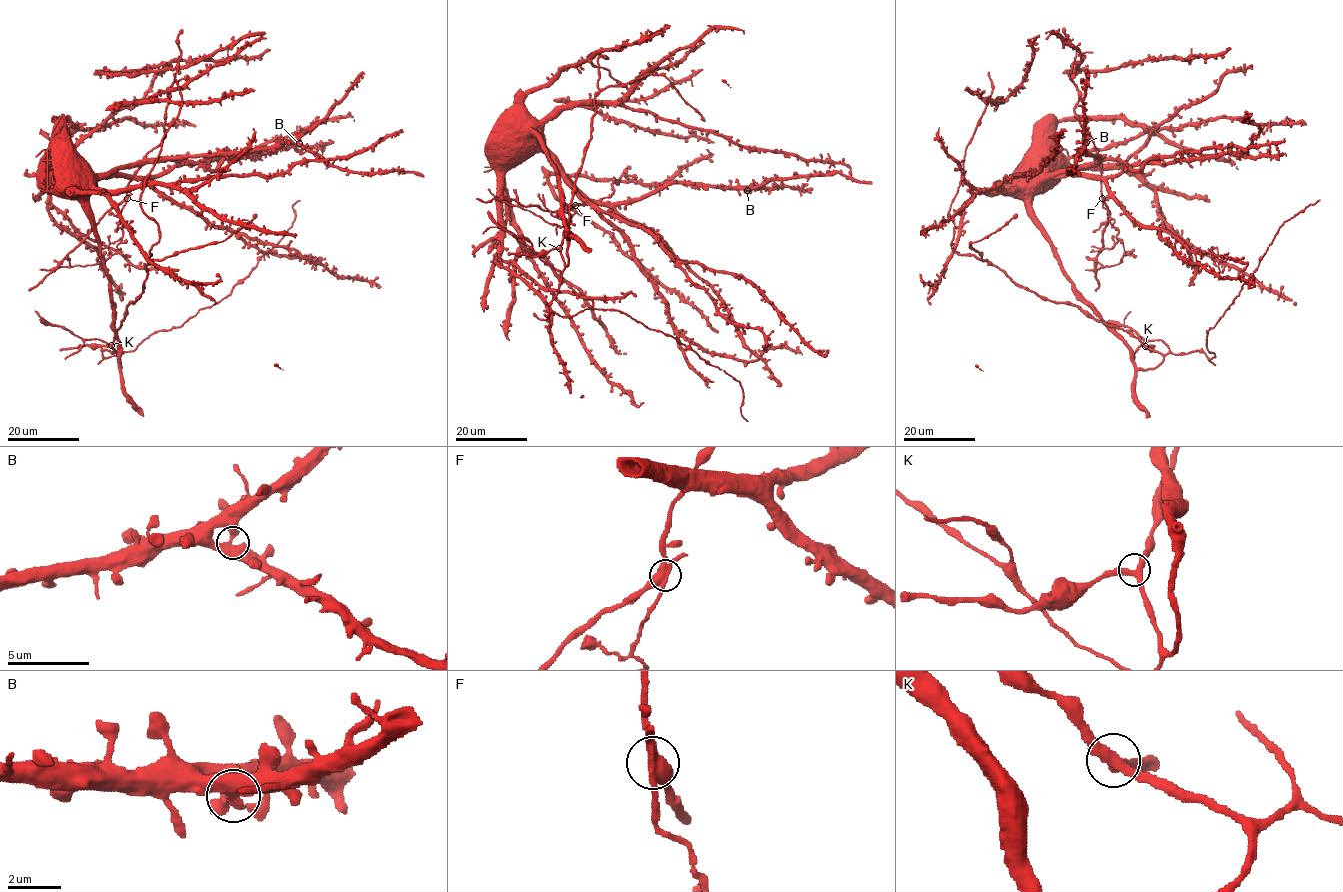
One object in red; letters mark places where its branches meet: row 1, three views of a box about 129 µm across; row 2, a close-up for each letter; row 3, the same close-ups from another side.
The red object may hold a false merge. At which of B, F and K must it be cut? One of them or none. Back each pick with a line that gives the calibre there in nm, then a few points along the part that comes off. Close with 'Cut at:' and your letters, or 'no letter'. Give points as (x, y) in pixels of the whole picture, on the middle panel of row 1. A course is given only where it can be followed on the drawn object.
F: Thickness 400 nm. Course of the part to remove: (575, 205), (568, 211), (571, 221), (559, 227), (527, 209), (502, 202), (487, 189)
Cut at: F

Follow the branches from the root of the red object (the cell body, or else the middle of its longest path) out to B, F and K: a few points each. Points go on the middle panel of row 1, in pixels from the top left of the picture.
B: (525, 120), (519, 118), (522, 130), (588, 198), (595, 200), (641, 200), (672, 184), (747, 190)
F: (525, 120), (519, 118), (522, 130), (557, 163), (560, 172), (591, 203), (575, 205)
K: (525, 120), (519, 118), (542, 143), (557, 174), (567, 240), (567, 265), (559, 248)

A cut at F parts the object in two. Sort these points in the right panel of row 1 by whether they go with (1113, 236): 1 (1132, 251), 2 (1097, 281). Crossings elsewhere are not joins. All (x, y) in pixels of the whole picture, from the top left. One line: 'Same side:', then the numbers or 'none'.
Same side: 1

